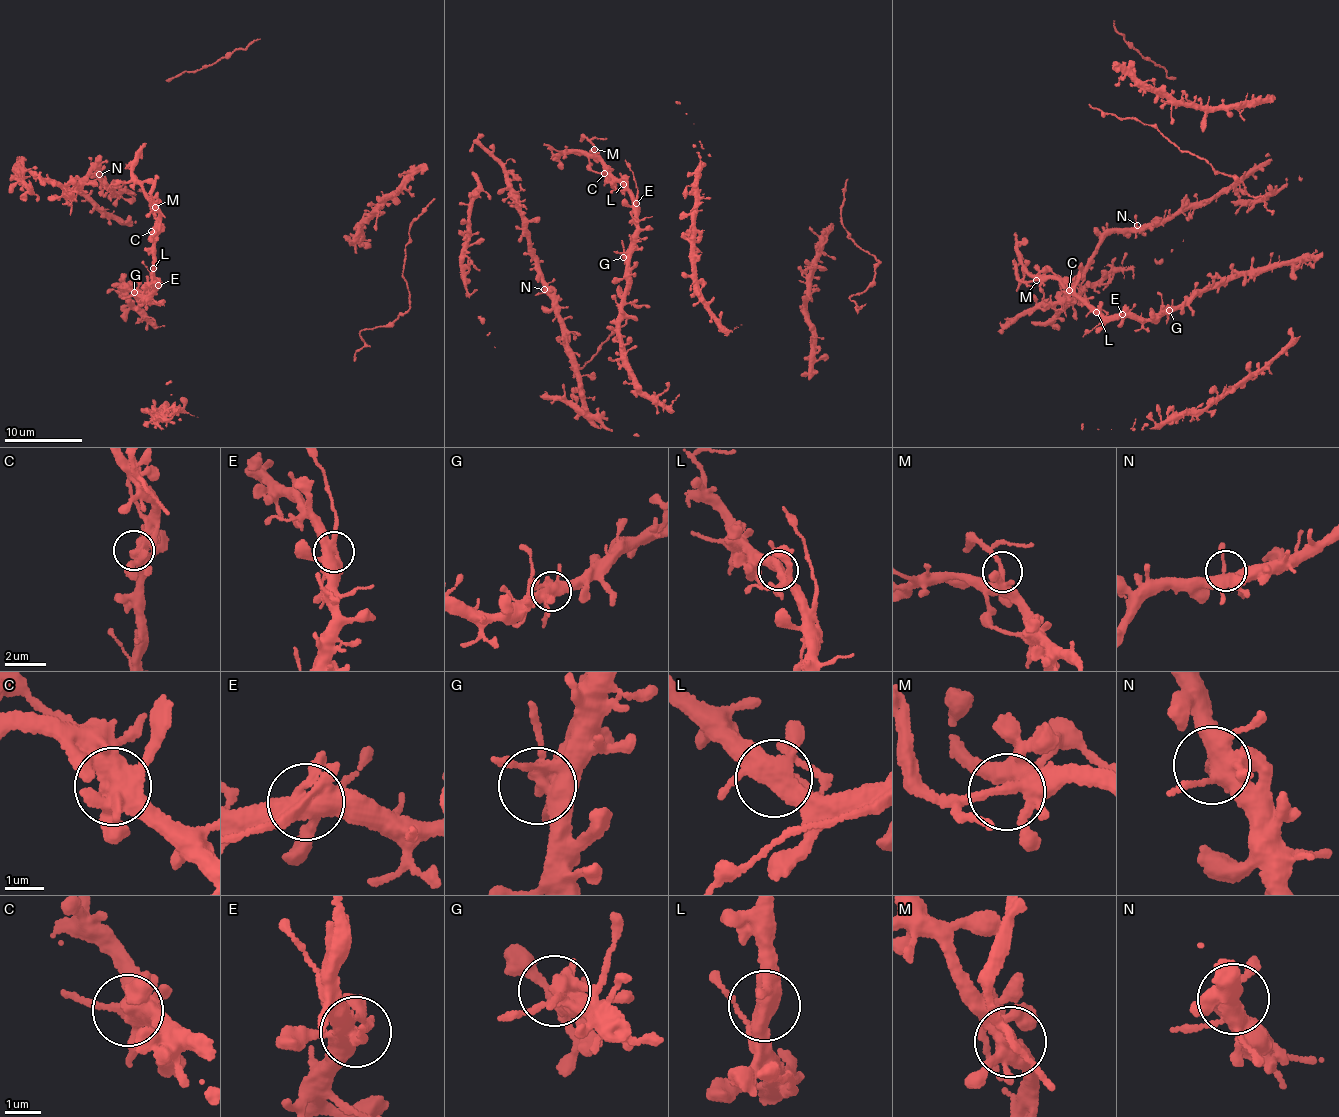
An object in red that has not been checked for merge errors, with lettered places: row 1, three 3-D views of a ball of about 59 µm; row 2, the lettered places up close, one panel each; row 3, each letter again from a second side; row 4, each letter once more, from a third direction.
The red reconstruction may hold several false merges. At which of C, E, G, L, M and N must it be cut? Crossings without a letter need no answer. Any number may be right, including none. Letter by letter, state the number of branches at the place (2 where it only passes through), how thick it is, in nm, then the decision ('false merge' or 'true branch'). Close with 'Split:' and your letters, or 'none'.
C: 5 branches meet; 440 nm thick; true branch
E: 5 branches meet; 440 nm thick; false merge
G: 5 branches meet; 420 nm thick; true branch
L: 5 branches meet; 400 nm thick; true branch
M: 5 branches meet; 280 nm thick; false merge
N: 5 branches meet; 380 nm thick; true branch
Split: E, M

